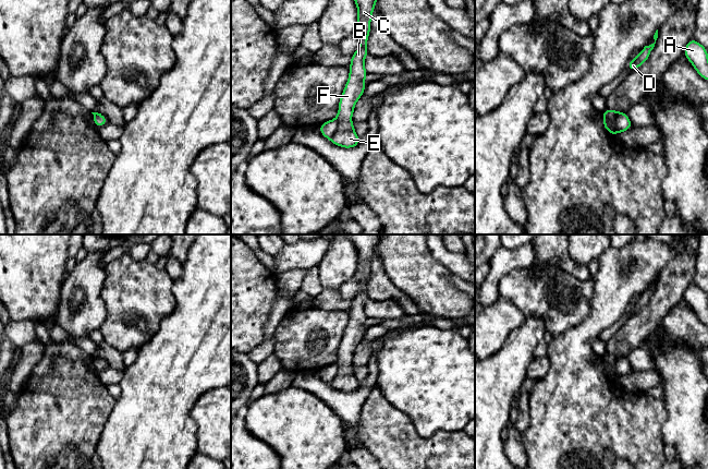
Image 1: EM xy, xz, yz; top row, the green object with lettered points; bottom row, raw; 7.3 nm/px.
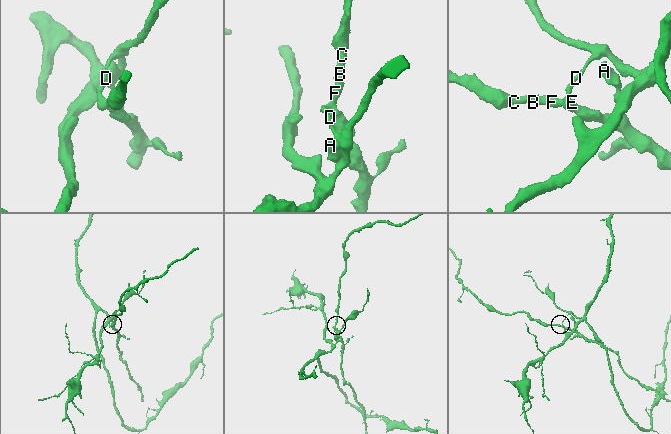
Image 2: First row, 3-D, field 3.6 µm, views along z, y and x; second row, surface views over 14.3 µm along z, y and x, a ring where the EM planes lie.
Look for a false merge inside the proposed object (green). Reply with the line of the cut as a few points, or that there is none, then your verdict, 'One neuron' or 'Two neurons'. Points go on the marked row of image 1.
Split along xz (337, 118), (339, 121), (338, 129), (329, 139). Two neurons

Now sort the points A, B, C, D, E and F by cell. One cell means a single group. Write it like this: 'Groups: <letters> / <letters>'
Groups: A B C E F / D

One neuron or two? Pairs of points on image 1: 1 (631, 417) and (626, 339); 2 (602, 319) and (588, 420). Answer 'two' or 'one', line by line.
1: two
2: one

